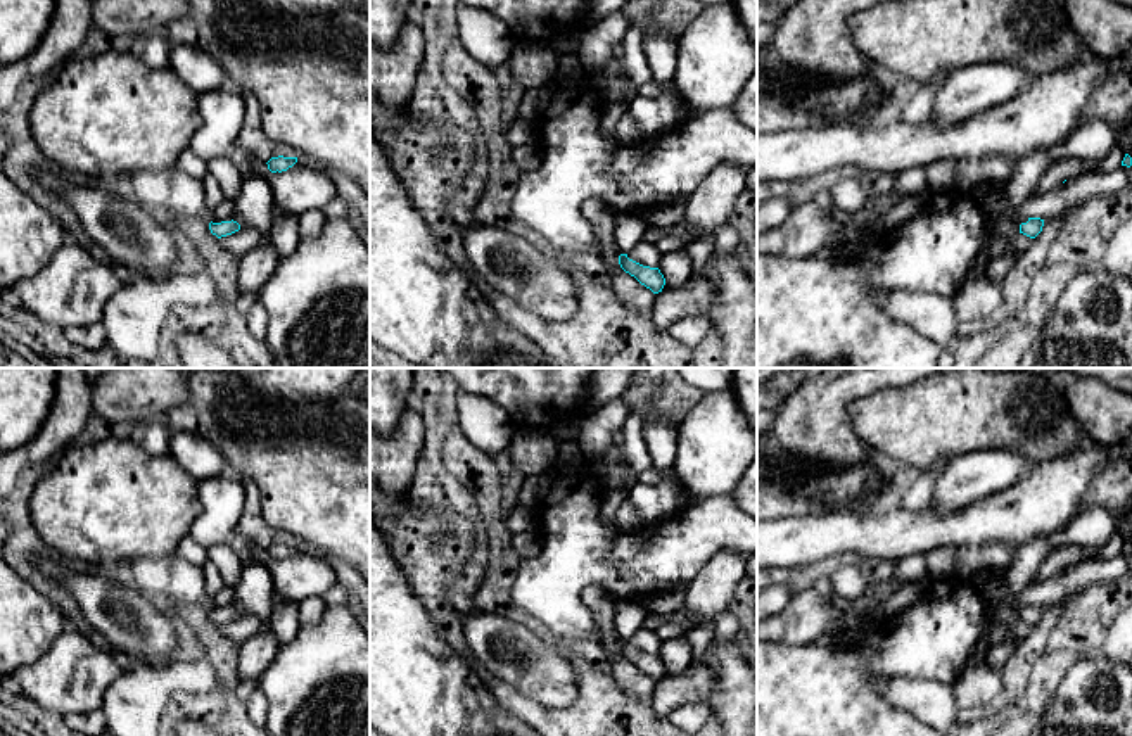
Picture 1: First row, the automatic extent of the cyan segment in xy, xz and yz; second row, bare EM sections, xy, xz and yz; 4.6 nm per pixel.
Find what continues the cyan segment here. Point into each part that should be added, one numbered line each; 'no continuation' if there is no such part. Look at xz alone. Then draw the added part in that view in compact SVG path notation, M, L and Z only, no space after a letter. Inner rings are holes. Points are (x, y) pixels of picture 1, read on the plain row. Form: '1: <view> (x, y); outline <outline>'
no continuation

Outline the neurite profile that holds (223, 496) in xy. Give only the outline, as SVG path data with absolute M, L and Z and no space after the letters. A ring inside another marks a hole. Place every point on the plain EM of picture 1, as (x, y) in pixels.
M232 472L197 482L200 513L190 536L206 549L230 542L245 508L244 480Z

